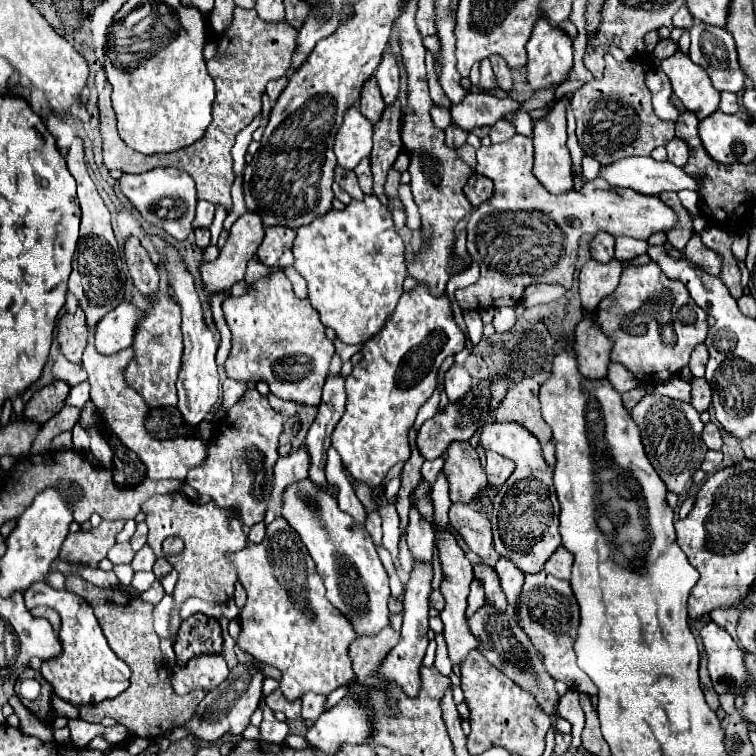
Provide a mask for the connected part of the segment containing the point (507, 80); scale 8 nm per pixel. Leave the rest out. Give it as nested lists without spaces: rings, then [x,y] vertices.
[[[492,55],[490,57],[492,61],[492,67],[494,67],[494,73],[496,73],[496,79],[498,79],[498,87],[506,93],[512,91],[512,73],[508,69],[508,65],[504,63],[504,59],[500,59],[498,55]]]

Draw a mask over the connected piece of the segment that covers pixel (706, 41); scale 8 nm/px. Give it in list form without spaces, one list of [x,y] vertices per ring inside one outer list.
[[[694,21],[690,29],[690,59],[704,67],[714,89],[738,93],[744,87],[744,71],[738,65],[734,39],[726,29]]]

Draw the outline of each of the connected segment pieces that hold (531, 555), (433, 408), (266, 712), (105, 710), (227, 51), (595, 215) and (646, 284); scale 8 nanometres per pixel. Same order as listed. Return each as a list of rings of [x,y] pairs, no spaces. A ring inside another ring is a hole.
[[[488,423],[482,427],[480,445],[496,451],[516,463],[514,473],[498,489],[494,509],[490,513],[494,549],[500,557],[508,557],[522,573],[542,571],[548,557],[562,545],[558,533],[560,505],[552,485],[554,469],[544,461],[538,439],[520,423]]]
[[[440,381],[440,385],[434,389],[434,393],[432,393],[432,397],[420,407],[420,411],[418,411],[418,417],[416,417],[416,421],[414,421],[414,429],[418,431],[420,427],[422,427],[422,423],[426,421],[426,419],[430,419],[430,417],[434,417],[436,415],[436,411],[438,411],[438,403],[440,403],[440,393],[442,393],[442,389],[444,389],[444,381]]]
[[[265,695],[260,698],[259,707],[263,711],[262,723],[260,723],[260,737],[264,741],[272,741],[272,743],[282,743],[288,735],[288,725],[286,721],[278,721],[274,717],[274,713],[265,704]]]
[[[78,575],[66,577],[66,589],[76,593],[78,597],[82,597],[86,603],[92,605],[94,615],[110,643],[110,649],[120,659],[124,659],[132,669],[130,687],[124,693],[120,693],[114,699],[106,699],[104,703],[98,703],[98,705],[80,707],[80,719],[84,719],[88,723],[100,723],[104,717],[112,717],[118,723],[126,725],[126,729],[138,737],[160,737],[160,735],[166,735],[172,729],[188,723],[206,693],[192,691],[188,695],[176,695],[172,691],[172,685],[168,679],[168,669],[162,661],[162,653],[158,647],[160,639],[152,627],[152,605],[138,597],[132,597],[120,589],[94,587],[92,583],[84,581]]]
[[[236,7],[232,25],[222,33],[218,41],[218,55],[208,61],[208,71],[216,83],[212,123],[208,125],[200,141],[180,151],[174,151],[172,155],[142,155],[126,147],[116,129],[116,113],[110,101],[112,87],[110,83],[106,83],[100,95],[100,133],[104,141],[104,165],[110,171],[120,169],[122,173],[144,173],[156,167],[176,167],[180,171],[186,171],[194,179],[198,187],[198,199],[222,205],[226,211],[230,211],[230,187],[234,181],[230,149],[234,145],[234,137],[260,113],[264,87],[270,79],[278,79],[284,75],[284,71],[288,69],[288,59],[292,57],[292,47],[296,47],[296,29],[288,21],[266,23],[258,17],[256,9]]]
[[[514,135],[504,143],[478,149],[476,171],[494,181],[494,195],[476,207],[468,219],[468,243],[476,241],[476,251],[472,245],[468,245],[468,251],[480,265],[480,281],[454,293],[462,311],[482,311],[486,307],[504,305],[514,307],[520,303],[524,289],[534,283],[558,283],[570,289],[578,259],[578,239],[586,229],[594,229],[594,235],[606,231],[614,237],[628,235],[634,239],[648,239],[658,231],[670,231],[678,221],[676,211],[662,199],[640,195],[632,189],[608,187],[608,183],[604,183],[600,177],[584,183],[580,191],[570,191],[570,195],[552,195],[542,187],[540,181],[536,181],[532,173],[532,159],[532,143],[530,137],[524,135]]]
[[[656,263],[622,271],[616,291],[598,305],[598,323],[614,343],[610,361],[622,363],[638,381],[650,383],[676,375],[688,365],[692,349],[706,339],[706,313],[692,301],[684,283],[668,279]],[[662,325],[672,327],[674,343],[664,343]]]

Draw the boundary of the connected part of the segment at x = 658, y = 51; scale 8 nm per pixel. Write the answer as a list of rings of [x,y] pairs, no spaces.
[[[668,37],[668,39],[660,39],[660,43],[654,47],[654,55],[658,57],[658,59],[666,59],[666,57],[670,57],[670,55],[674,55],[676,53],[676,45],[674,43],[670,43],[672,39]]]

